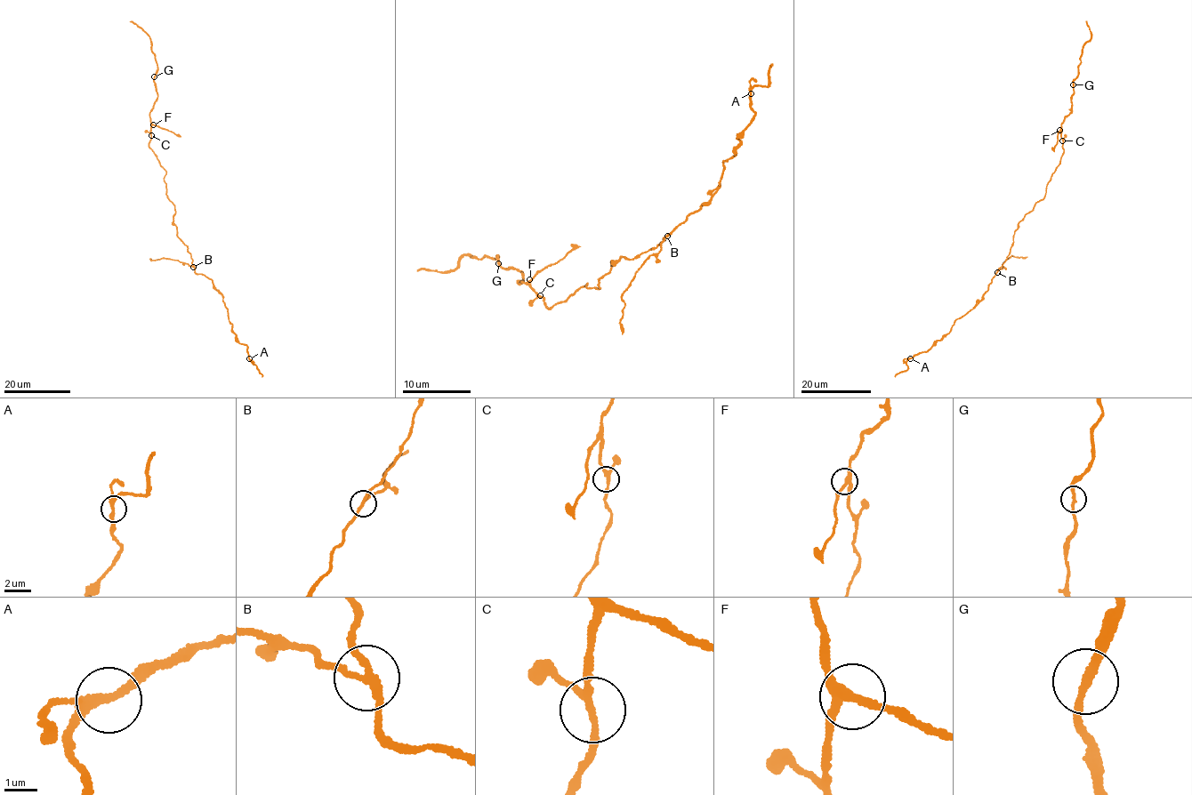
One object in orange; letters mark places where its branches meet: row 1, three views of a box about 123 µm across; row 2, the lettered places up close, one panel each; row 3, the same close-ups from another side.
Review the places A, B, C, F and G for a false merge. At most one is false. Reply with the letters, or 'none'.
B

